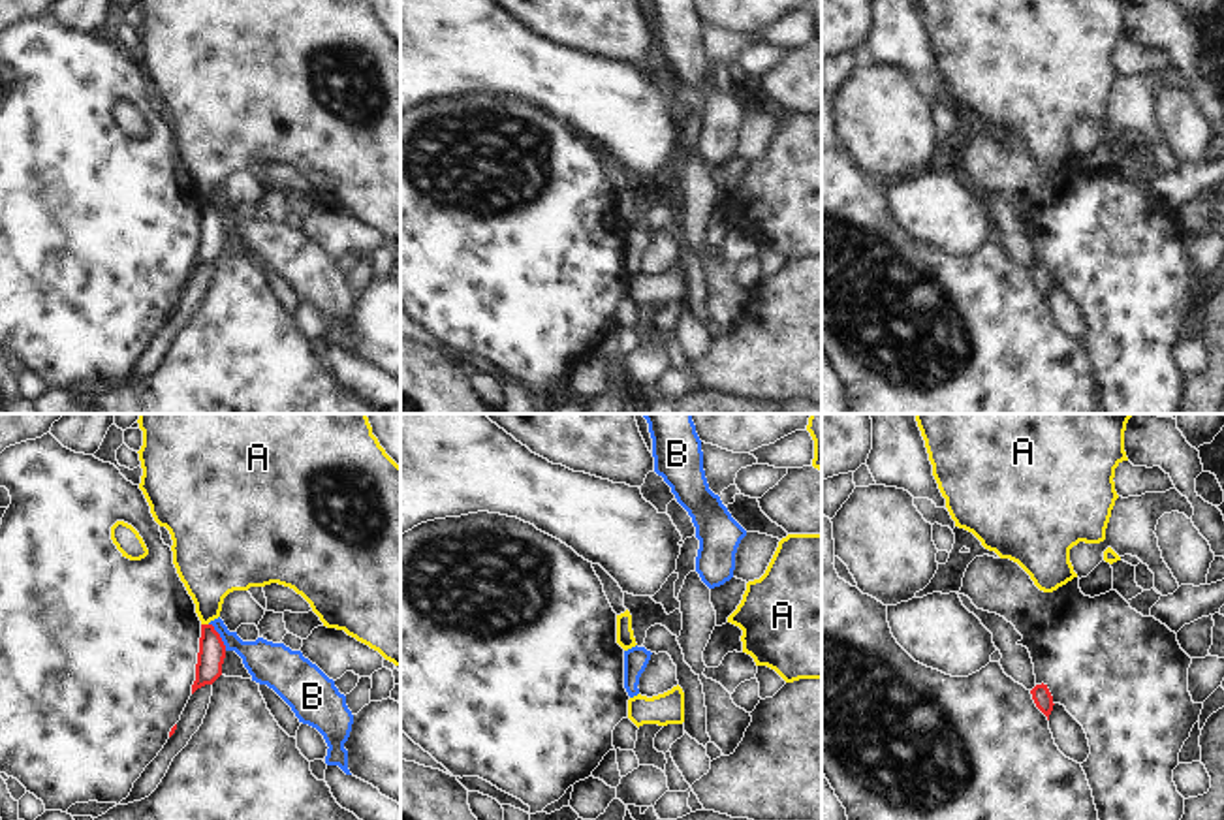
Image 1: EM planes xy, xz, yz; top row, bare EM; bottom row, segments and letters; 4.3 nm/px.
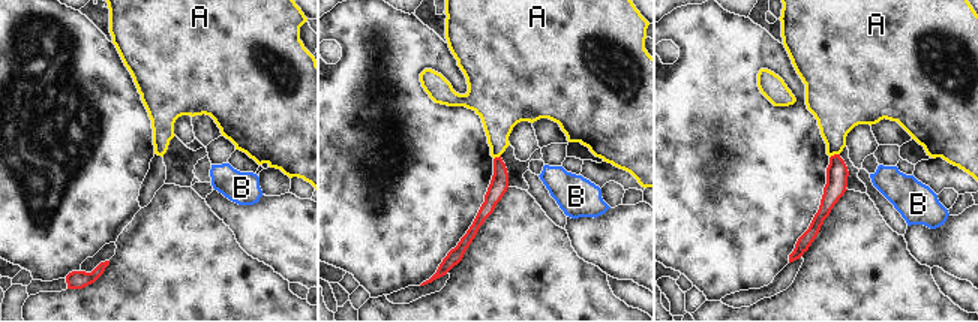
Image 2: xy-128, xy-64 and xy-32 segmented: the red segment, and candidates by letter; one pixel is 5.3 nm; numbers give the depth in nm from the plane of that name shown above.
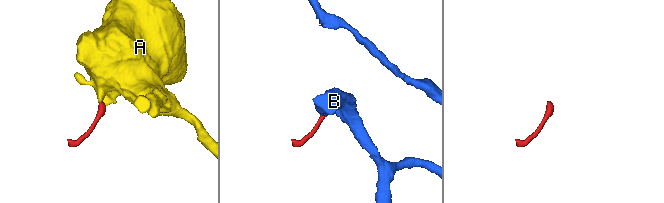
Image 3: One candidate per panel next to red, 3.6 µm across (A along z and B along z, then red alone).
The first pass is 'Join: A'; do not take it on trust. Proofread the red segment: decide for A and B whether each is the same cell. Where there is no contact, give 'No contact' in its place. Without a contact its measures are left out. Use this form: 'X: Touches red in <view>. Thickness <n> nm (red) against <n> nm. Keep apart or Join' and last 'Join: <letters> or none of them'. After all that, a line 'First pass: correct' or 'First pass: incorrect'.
A: Touches red in xy. Thickness 120 nm (red) against 280 nm. Keep apart
B: Touches red in xy. Thickness 120 nm (red) against 180 nm. Keep apart
Join: none of them.
First pass: incorrect

